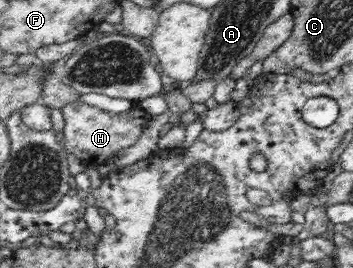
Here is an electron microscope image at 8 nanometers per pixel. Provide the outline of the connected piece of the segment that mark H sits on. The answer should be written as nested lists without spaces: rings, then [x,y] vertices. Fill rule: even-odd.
[[[76,100],[61,107],[64,118],[63,146],[85,166],[102,165],[115,156],[122,148],[133,146],[138,141],[149,118],[137,108],[129,112],[114,113],[90,106]]]

